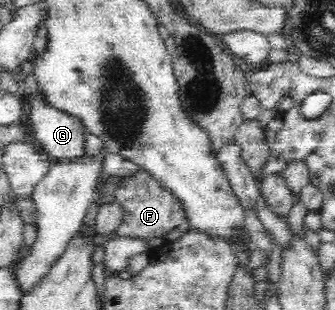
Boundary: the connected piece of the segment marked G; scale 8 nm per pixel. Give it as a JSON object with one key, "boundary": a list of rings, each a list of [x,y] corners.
{"boundary":[[[41,85],[31,88],[30,119],[35,138],[53,160],[76,157],[83,153],[86,129],[82,120],[51,104]]]}

